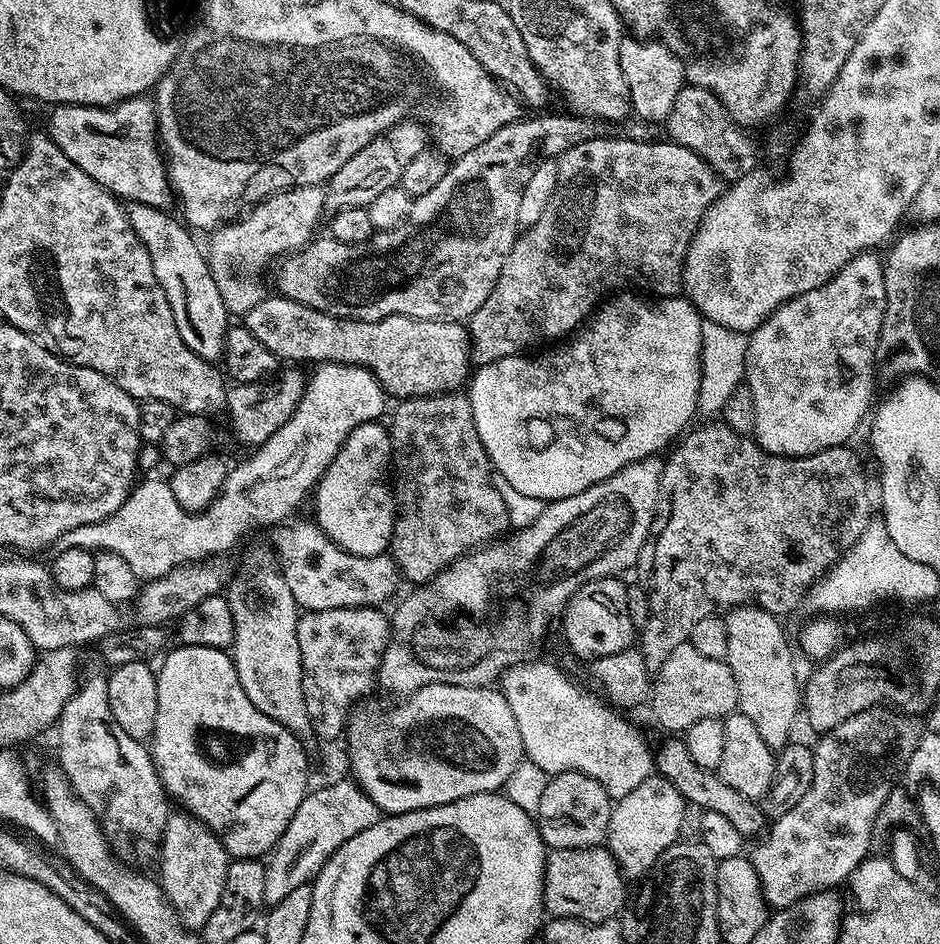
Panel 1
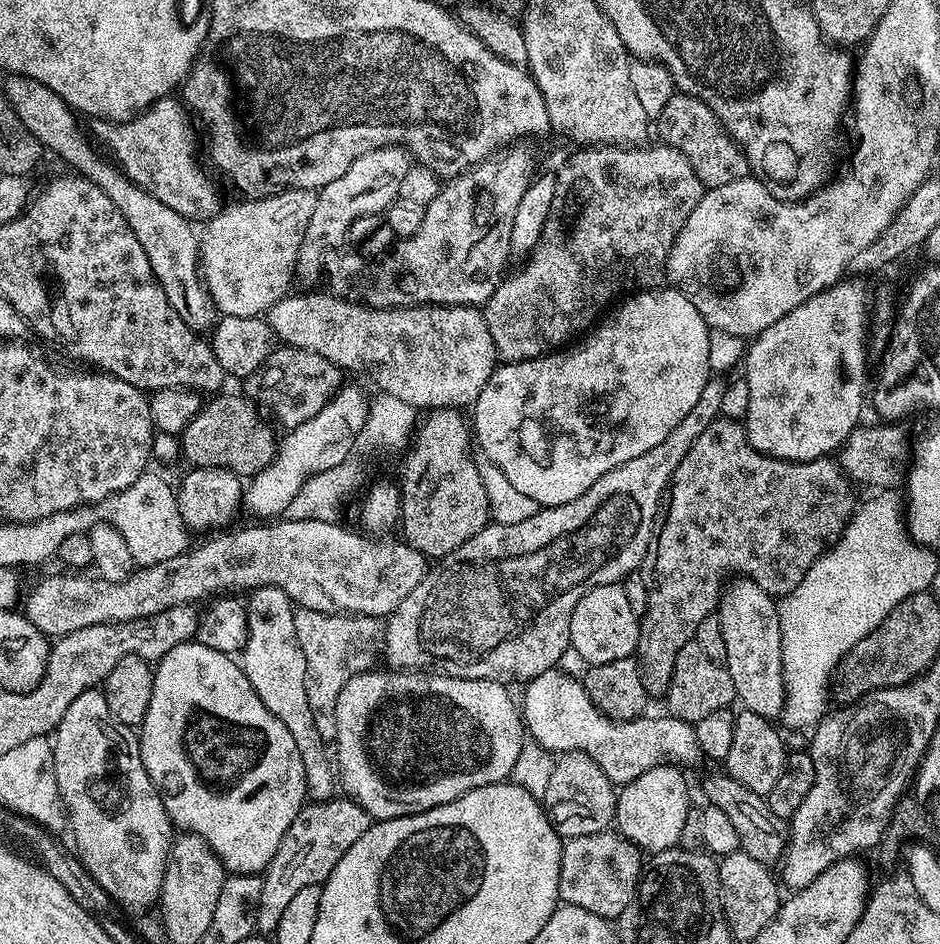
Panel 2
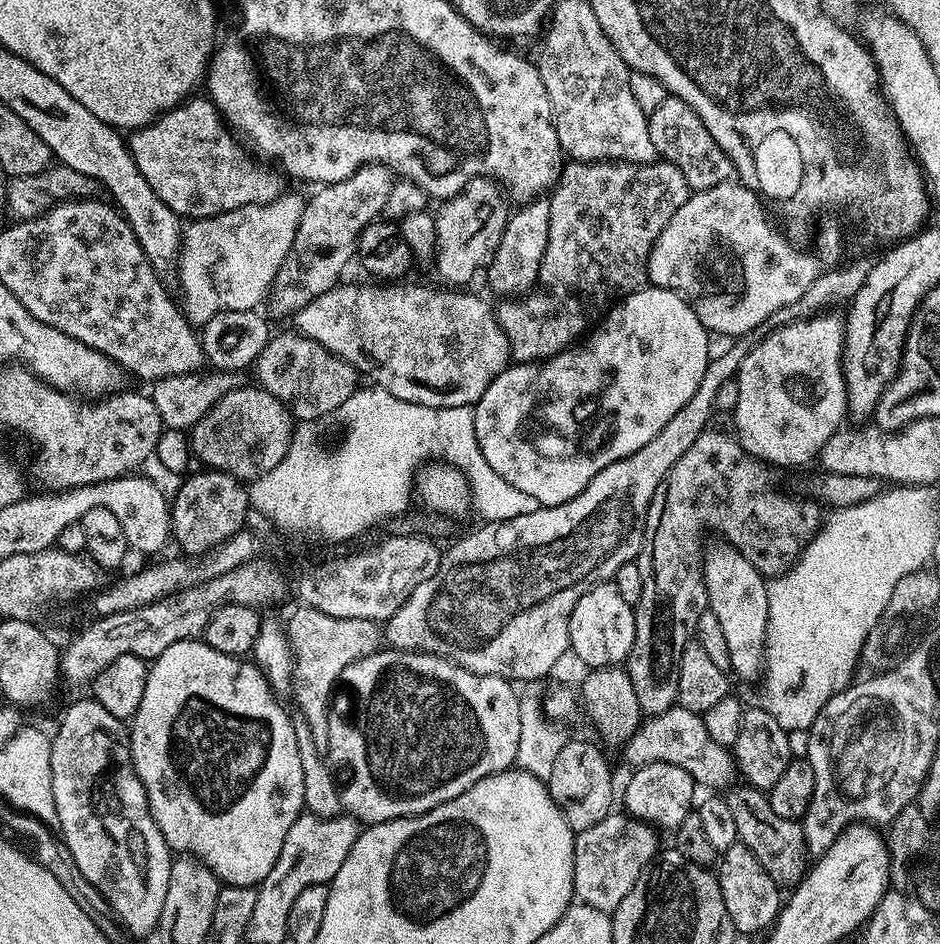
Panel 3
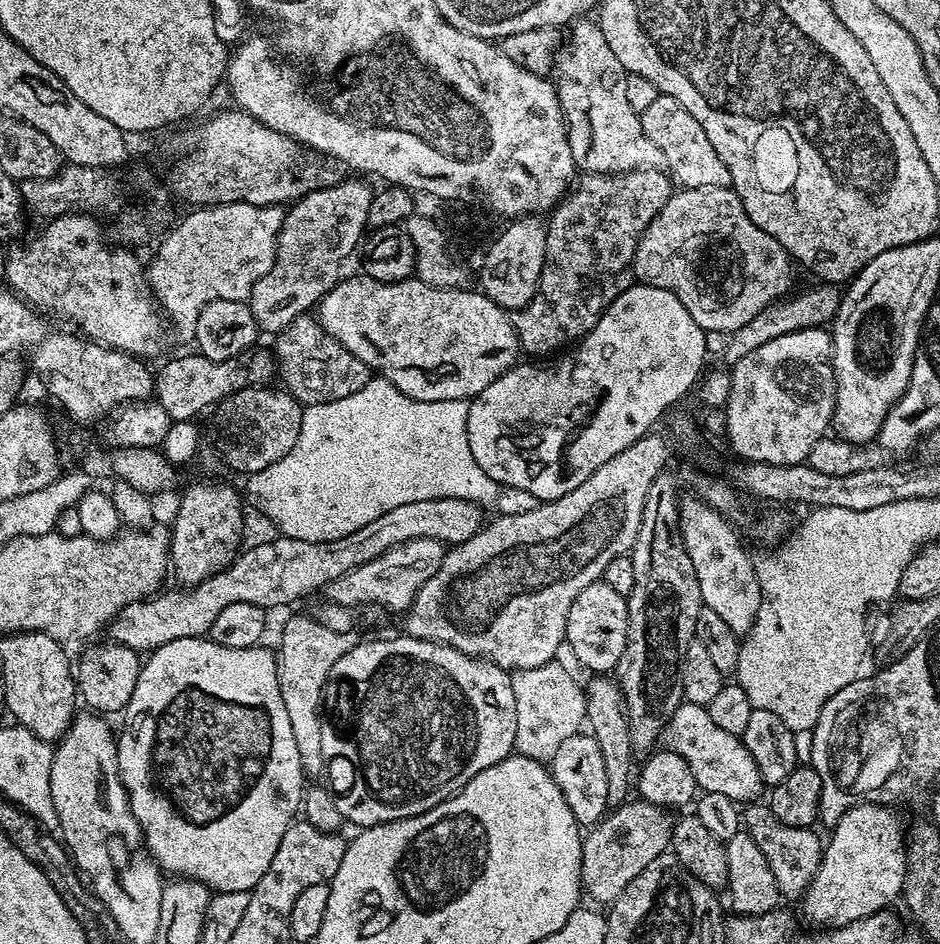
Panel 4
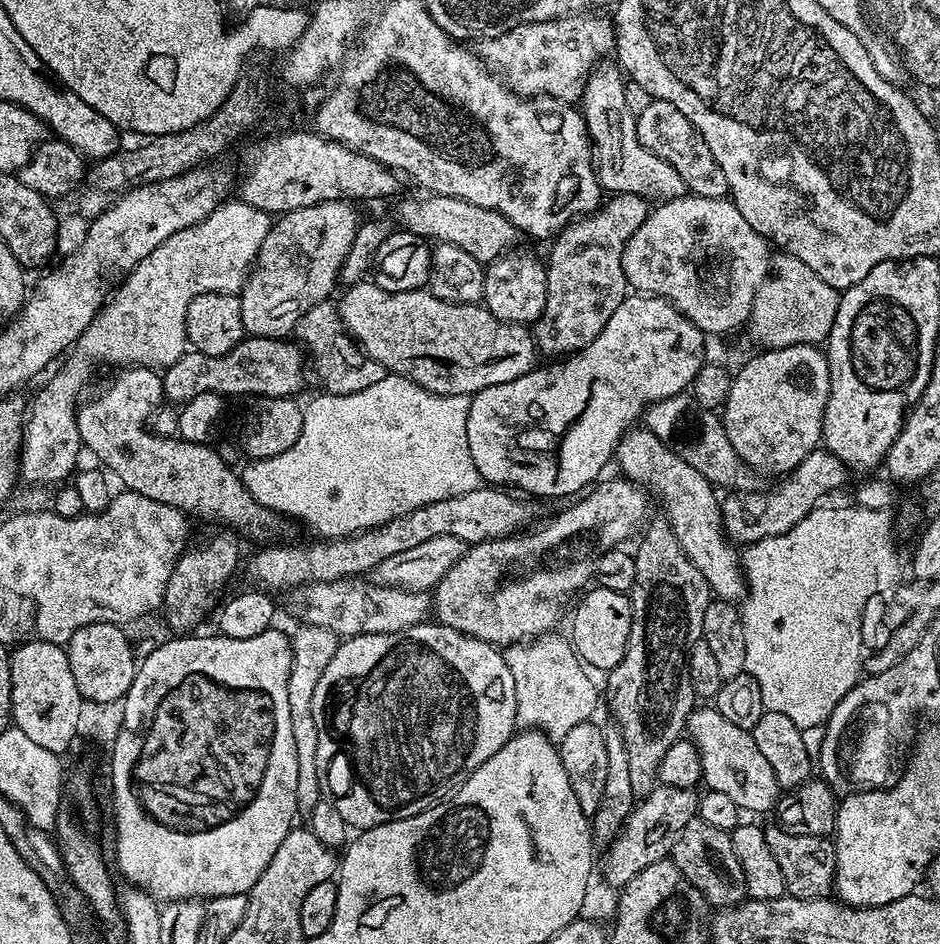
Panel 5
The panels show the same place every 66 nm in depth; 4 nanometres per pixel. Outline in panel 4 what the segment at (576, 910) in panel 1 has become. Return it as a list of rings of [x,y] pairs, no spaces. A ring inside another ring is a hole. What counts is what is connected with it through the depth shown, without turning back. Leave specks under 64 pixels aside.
[[[639,798],[613,807],[592,832],[583,837],[582,870],[580,882],[585,893],[588,892],[603,906],[611,905],[622,894],[622,890],[632,887],[632,883],[642,874],[642,870],[653,867],[656,860],[672,843],[674,816],[667,808],[659,808]]]

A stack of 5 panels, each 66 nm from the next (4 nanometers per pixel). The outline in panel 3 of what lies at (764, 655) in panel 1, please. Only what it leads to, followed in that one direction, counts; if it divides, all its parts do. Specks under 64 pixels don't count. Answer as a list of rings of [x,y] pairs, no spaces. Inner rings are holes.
[[[716,542],[702,556],[708,611],[718,618],[726,647],[730,650],[730,669],[744,680],[761,679],[764,671],[764,647],[768,625],[768,586],[766,577],[753,566],[745,553],[727,542]]]

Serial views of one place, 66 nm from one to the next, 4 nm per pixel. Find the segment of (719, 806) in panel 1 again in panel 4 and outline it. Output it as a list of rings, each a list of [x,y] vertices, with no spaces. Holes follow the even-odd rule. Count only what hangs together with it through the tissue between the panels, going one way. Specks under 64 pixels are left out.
[[[749,803],[743,809],[743,827],[750,834],[750,838],[754,838],[758,850],[762,850],[766,862],[770,862],[770,870],[774,873],[774,882],[778,882],[781,897],[803,897],[811,886],[812,879],[820,870],[820,863],[826,847],[825,841],[822,836],[820,840],[819,834],[812,828],[795,828],[786,826],[786,822],[778,822],[778,818],[774,818],[771,807],[767,803],[760,803]]]

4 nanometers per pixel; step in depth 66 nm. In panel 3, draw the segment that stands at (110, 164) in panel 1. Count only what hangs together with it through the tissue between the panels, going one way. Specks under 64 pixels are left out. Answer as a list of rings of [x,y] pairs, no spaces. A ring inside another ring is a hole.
[[[189,98],[183,104],[161,112],[151,124],[131,133],[132,140],[130,136],[127,141],[128,149],[132,152],[142,178],[150,182],[150,190],[154,190],[154,194],[158,194],[158,198],[162,198],[162,202],[166,202],[166,206],[170,206],[170,210],[174,210],[177,216],[189,221],[205,220],[247,204],[268,204],[278,199],[286,188],[285,177],[275,167],[265,166],[251,155],[248,157],[236,145],[237,137],[226,127],[215,104],[207,98],[196,99]]]

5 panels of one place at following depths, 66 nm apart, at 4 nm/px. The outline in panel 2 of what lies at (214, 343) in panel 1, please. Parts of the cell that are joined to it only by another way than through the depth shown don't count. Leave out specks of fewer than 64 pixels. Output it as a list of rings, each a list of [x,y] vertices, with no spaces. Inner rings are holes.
[[[11,75],[5,80],[4,94],[22,119],[22,124],[34,134],[43,149],[61,156],[72,167],[69,169],[97,184],[106,198],[110,198],[110,202],[118,206],[118,214],[126,218],[126,226],[134,230],[134,238],[138,238],[142,250],[146,250],[146,262],[150,262],[150,270],[162,286],[170,306],[174,306],[178,318],[182,318],[182,322],[186,322],[192,332],[207,333],[214,324],[214,309],[200,275],[198,236],[195,231],[192,233],[193,225],[188,217],[178,214],[178,210],[170,210],[170,206],[162,206],[158,198],[132,183],[115,163],[109,162],[99,151],[94,152],[89,137],[86,134],[84,137],[80,124],[76,121],[77,113],[48,87],[25,76]]]

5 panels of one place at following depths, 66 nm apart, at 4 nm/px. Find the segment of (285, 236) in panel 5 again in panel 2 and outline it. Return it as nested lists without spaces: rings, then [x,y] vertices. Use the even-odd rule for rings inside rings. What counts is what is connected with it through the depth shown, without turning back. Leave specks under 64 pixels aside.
[[[403,147],[375,148],[362,154],[354,162],[350,162],[350,166],[346,170],[346,174],[342,174],[342,178],[334,178],[334,182],[319,189],[316,192],[310,222],[304,231],[300,254],[296,257],[295,275],[297,277],[300,275],[304,280],[314,279],[319,272],[321,275],[322,261],[333,250],[341,247],[339,244],[347,238],[352,223],[362,219],[363,216],[370,215],[371,212],[383,213],[397,199],[402,174],[406,174],[409,166],[410,156]]]

